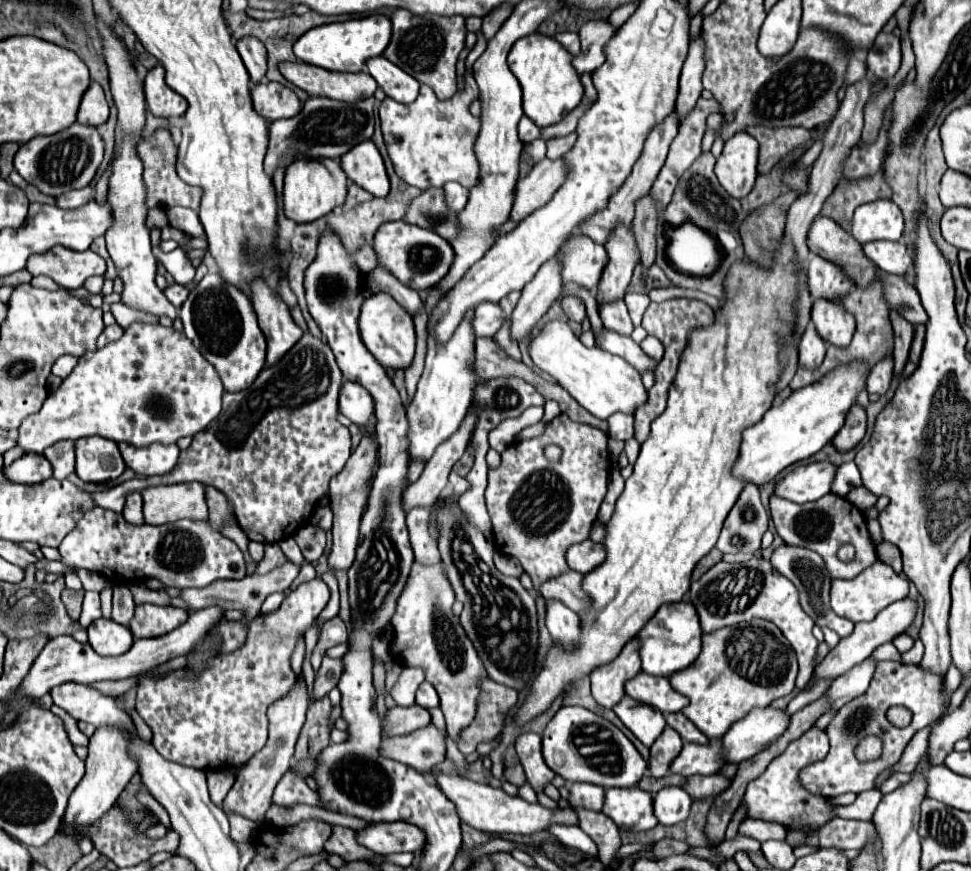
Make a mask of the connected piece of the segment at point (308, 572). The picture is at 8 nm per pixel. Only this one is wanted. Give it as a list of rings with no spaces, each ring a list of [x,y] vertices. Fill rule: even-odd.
[[[303,563],[303,567],[301,567],[301,571],[299,571],[299,575],[295,577],[295,581],[291,583],[291,589],[295,589],[297,585],[301,585],[301,583],[305,583],[305,581],[311,581],[311,579],[315,579],[317,577],[317,573],[315,573],[315,567],[311,565],[311,563]]]

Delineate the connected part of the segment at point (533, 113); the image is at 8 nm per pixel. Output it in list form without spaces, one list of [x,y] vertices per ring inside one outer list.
[[[531,33],[513,43],[509,51],[509,69],[517,77],[523,91],[523,111],[537,127],[549,127],[577,107],[581,101],[581,81],[577,71],[573,71],[571,55],[553,37],[541,33]]]

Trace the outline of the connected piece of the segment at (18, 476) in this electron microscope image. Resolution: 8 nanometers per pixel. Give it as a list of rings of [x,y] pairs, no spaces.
[[[25,453],[17,461],[13,461],[9,467],[3,467],[1,473],[7,481],[23,483],[23,485],[41,483],[53,475],[51,463],[41,453]]]

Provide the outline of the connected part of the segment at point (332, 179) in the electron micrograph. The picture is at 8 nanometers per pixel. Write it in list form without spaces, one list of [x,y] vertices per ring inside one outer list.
[[[297,159],[285,171],[285,217],[293,219],[295,223],[309,223],[327,215],[329,211],[345,203],[345,195],[347,177],[335,159]]]

